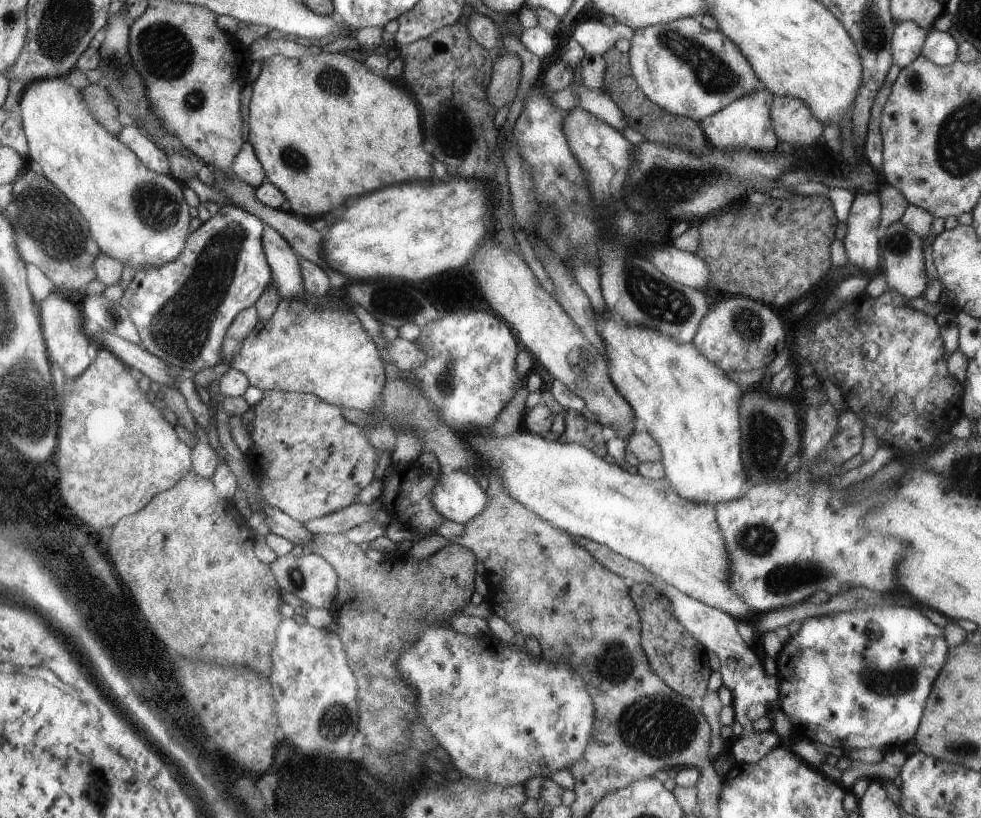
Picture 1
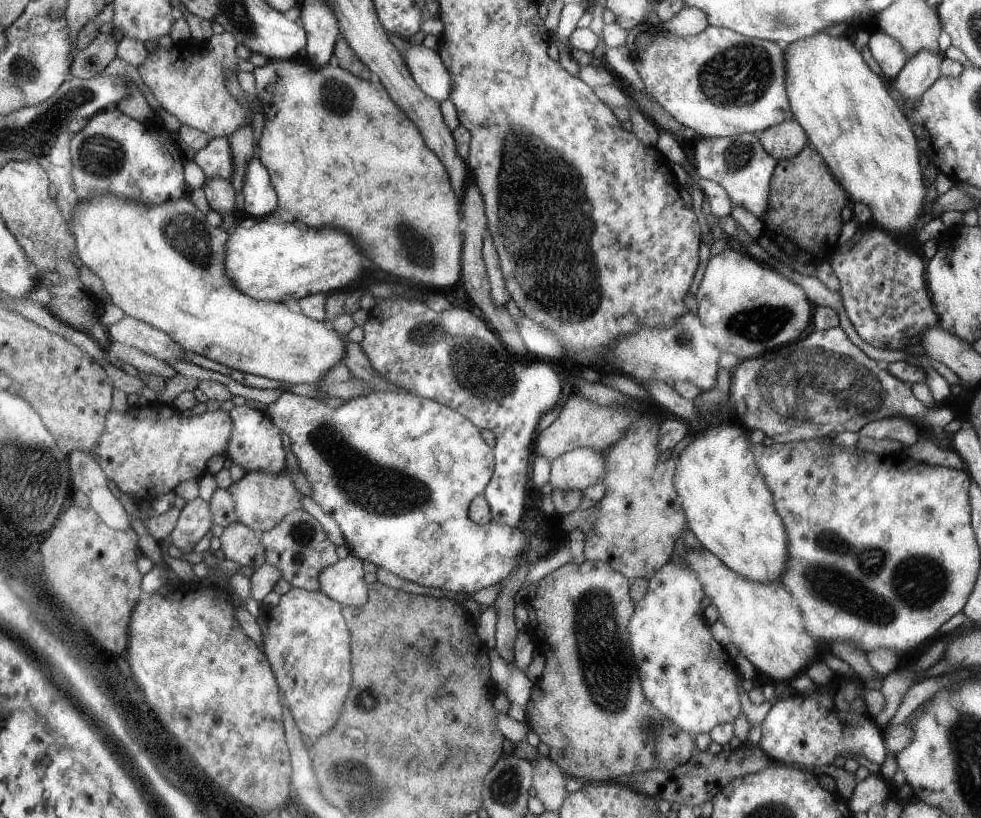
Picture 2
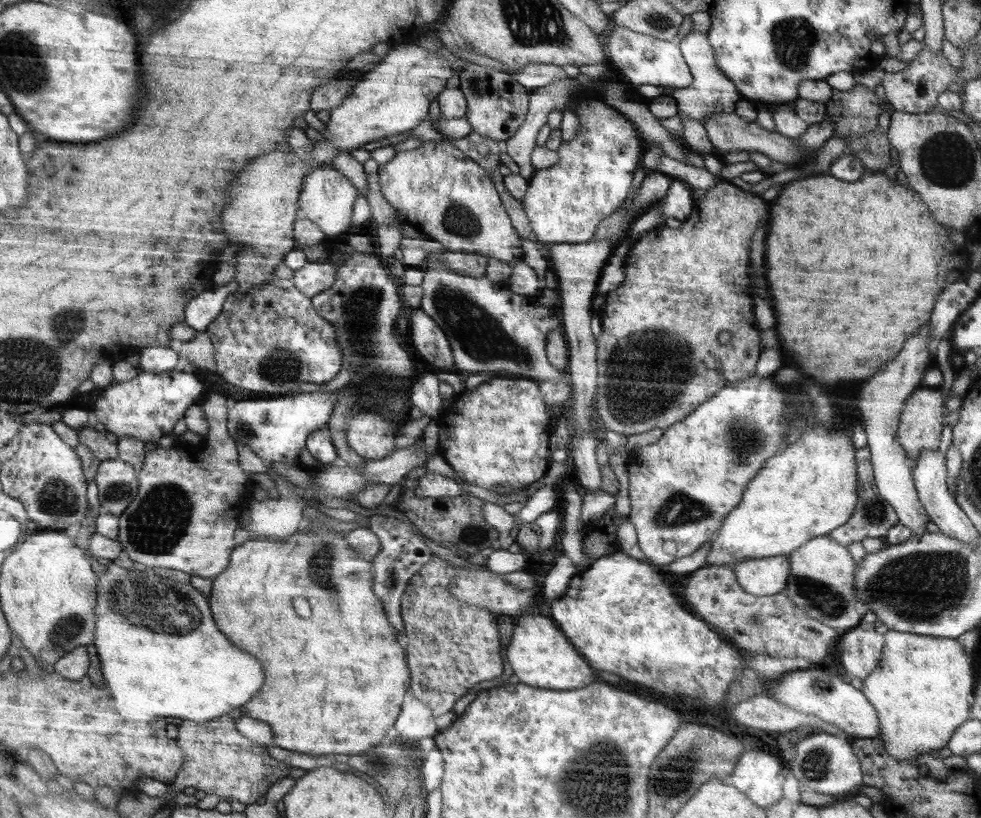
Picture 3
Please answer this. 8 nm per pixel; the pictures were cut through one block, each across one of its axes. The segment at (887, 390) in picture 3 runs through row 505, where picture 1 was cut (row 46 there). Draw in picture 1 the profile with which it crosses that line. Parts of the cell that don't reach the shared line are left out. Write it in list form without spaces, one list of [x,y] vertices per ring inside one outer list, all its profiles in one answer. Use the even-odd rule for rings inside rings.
[[[906,21],[897,23],[892,37],[893,64],[904,68],[922,52],[924,41],[929,29],[922,28],[916,22]]]

